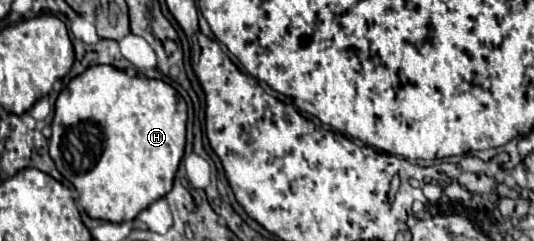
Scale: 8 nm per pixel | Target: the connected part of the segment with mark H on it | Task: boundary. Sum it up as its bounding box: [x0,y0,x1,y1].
[49,64,187,222]

